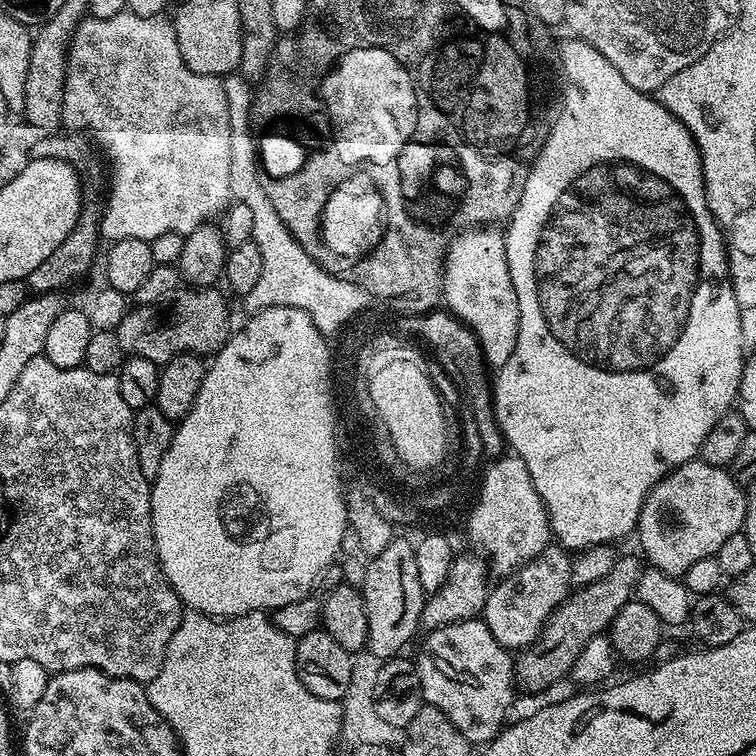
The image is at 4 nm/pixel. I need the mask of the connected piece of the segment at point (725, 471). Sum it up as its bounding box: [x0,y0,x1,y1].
[635,459,748,577]

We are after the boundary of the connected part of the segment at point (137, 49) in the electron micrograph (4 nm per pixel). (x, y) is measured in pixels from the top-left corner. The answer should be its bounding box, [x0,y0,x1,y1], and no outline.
[62,11,230,241]

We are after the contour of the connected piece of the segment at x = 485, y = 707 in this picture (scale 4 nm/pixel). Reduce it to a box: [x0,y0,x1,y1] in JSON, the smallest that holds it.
[414,618,514,744]

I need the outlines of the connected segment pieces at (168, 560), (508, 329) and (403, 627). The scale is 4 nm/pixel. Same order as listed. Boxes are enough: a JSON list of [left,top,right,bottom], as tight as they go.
[[152,306,344,618],[443,226,520,369],[362,538,426,662]]

